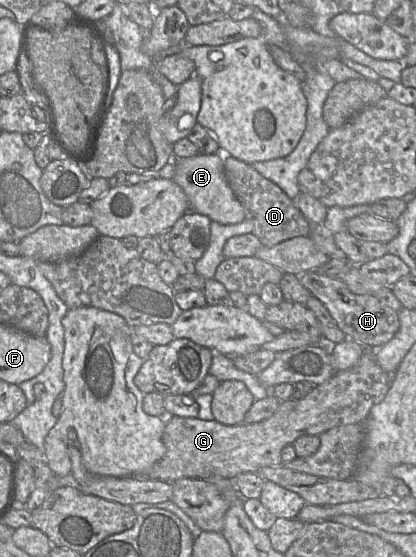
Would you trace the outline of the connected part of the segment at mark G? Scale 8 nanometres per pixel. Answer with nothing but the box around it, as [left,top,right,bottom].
[146,348,395,483]

